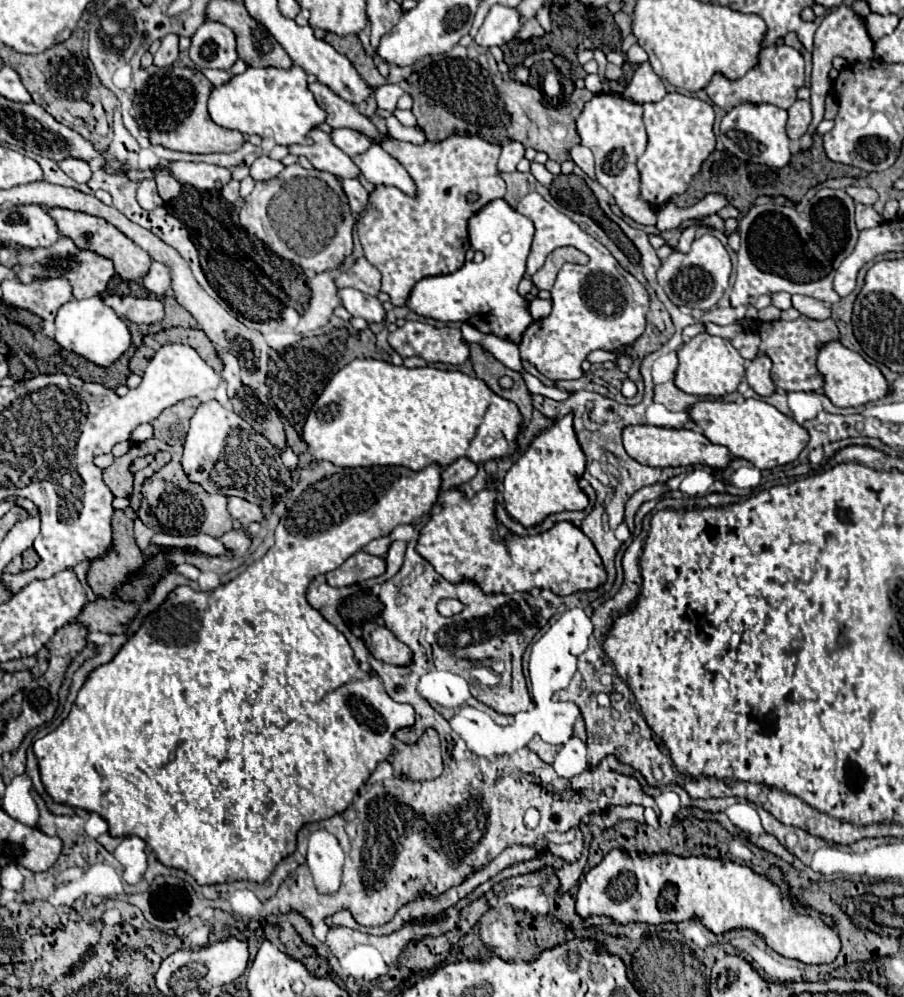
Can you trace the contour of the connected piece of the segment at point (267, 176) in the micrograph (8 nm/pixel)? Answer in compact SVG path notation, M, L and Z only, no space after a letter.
M259 156L251 166L251 178L253 180L271 180L275 178L285 166L279 160L273 160L269 156Z

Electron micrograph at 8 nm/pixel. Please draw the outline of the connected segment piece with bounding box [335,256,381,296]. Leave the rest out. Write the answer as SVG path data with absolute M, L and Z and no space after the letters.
M363 256L363 258L357 258L355 264L335 280L335 284L339 288L349 286L349 288L357 288L357 290L361 290L365 294L377 296L379 294L379 286L381 286L381 274Z

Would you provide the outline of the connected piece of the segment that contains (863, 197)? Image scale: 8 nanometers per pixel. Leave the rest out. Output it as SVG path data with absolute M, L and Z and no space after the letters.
M847 186L845 192L855 200L865 206L871 206L877 202L877 192L873 188L859 188L859 186Z

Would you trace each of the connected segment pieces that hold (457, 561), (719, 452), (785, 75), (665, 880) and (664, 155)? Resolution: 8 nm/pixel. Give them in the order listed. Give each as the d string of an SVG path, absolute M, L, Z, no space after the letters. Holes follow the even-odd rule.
M447 488L439 494L439 512L431 514L429 522L419 532L419 540L415 550L423 556L431 566L449 582L461 584L465 580L475 582L485 594L513 594L513 592L527 592L531 588L549 588L559 596L567 596L579 590L595 590L605 584L605 570L601 558L591 544L591 540L571 522L555 522L549 530L533 534L533 536L519 536L511 532L507 526L497 522L495 518L495 504L497 504L499 490L485 488L471 498L459 488Z
M637 424L623 428L623 446L627 454L647 466L713 466L721 470L729 464L729 450L725 446L711 444L701 432L687 428L659 428L649 424Z
M767 46L759 52L759 64L751 68L743 78L739 80L727 80L727 76L719 76L719 72L711 78L705 92L707 96L721 108L729 110L741 102L769 102L779 108L789 108L795 98L797 90L803 86L803 56L791 48L791 46Z
M615 848L601 860L601 864L585 874L577 894L577 914L583 918L599 914L613 918L619 924L663 924L699 918L715 934L733 928L751 928L759 932L775 952L805 964L833 962L841 950L837 930L827 926L821 918L785 906L781 888L773 880L751 872L745 864L715 860L709 856L683 858L671 852L629 854L623 848ZM669 884L677 888L675 904L671 908L661 908L659 898Z
M667 94L659 102L643 104L645 114L643 122L647 128L649 144L645 154L637 160L639 176L641 176L641 200L659 210L665 202L669 202L675 194L687 192L693 176L703 166L703 160L715 150L715 134L713 134L713 108L711 104L685 94Z

